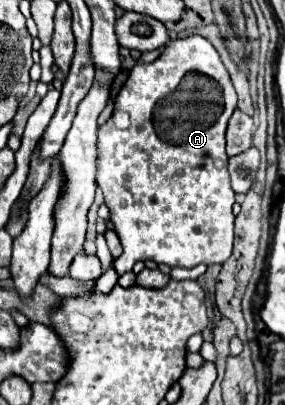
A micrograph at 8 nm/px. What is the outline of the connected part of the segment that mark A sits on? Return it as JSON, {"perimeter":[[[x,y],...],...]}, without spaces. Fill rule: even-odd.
{"perimeter":[[[188,36],[188,38],[182,38],[182,40],[176,40],[174,44],[166,44],[166,48],[162,50],[162,54],[154,60],[154,62],[138,62],[126,82],[122,84],[118,96],[116,96],[116,102],[114,102],[114,111],[112,116],[100,130],[98,130],[98,162],[96,162],[96,182],[98,182],[98,188],[104,192],[104,200],[106,200],[106,206],[110,210],[110,222],[114,224],[114,232],[118,234],[120,242],[122,242],[122,248],[124,248],[124,254],[120,258],[114,260],[114,268],[118,274],[124,274],[124,272],[130,272],[132,266],[138,262],[138,260],[154,260],[156,264],[168,264],[170,268],[174,266],[180,266],[180,268],[194,268],[198,264],[224,264],[230,254],[232,254],[232,240],[234,240],[234,214],[232,214],[232,204],[234,204],[234,190],[230,186],[230,174],[228,174],[228,155],[224,150],[224,132],[226,132],[228,118],[232,116],[236,108],[236,92],[234,92],[234,86],[230,82],[230,76],[228,76],[228,70],[224,68],[218,52],[214,50],[214,46],[202,38],[202,36]],[[190,72],[190,88],[182,88],[180,94],[172,94],[182,78]]]}

